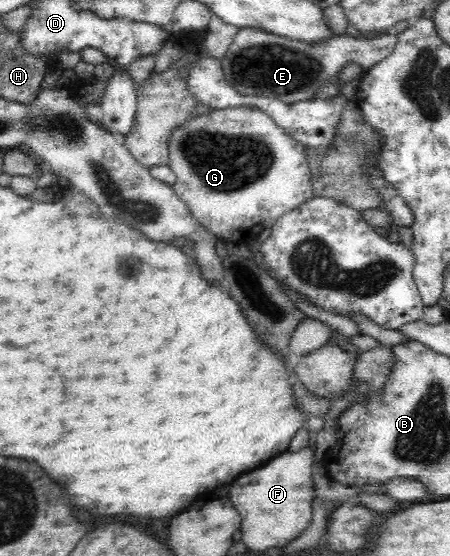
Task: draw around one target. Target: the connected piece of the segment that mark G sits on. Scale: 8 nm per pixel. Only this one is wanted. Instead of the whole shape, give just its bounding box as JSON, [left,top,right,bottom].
[168,106,315,247]

